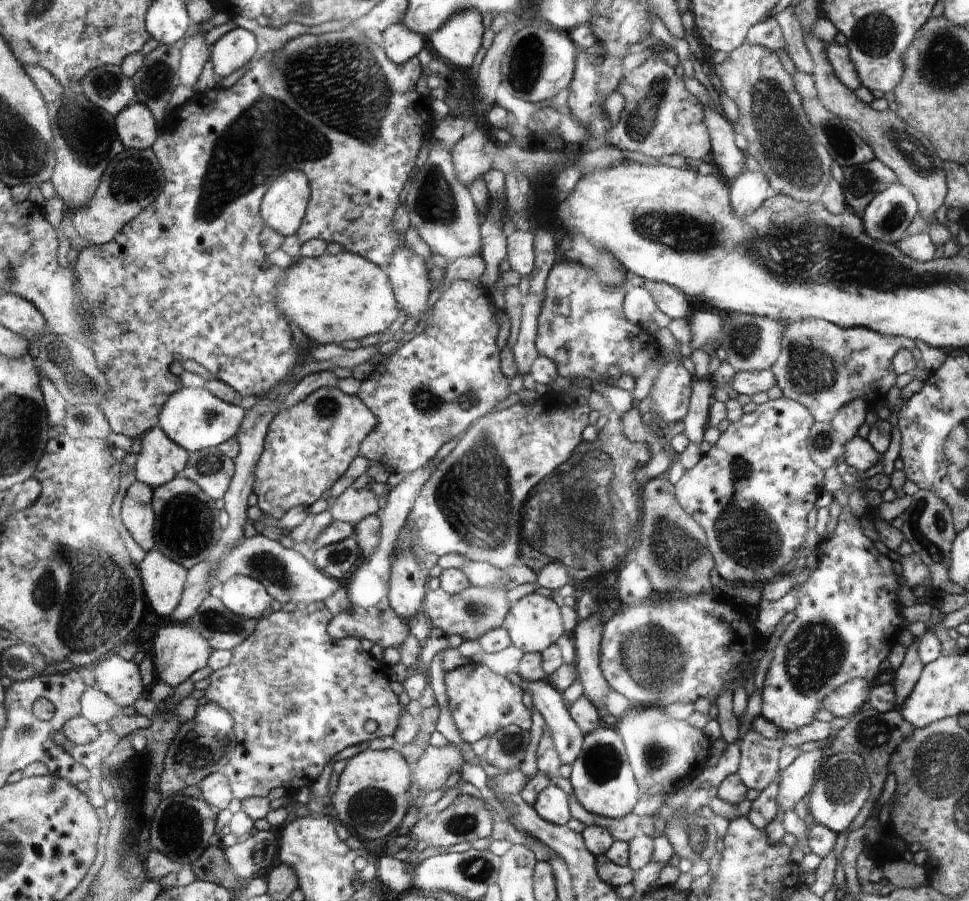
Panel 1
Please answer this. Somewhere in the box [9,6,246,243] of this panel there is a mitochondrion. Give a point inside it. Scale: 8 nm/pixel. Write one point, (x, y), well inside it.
(87, 134)

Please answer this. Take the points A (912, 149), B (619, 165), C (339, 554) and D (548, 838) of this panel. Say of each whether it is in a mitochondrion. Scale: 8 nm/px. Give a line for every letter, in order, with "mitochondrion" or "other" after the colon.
A: mitochondrion
B: other
C: mitochondrion
D: other

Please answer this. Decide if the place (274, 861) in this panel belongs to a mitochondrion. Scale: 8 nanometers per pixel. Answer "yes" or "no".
no

